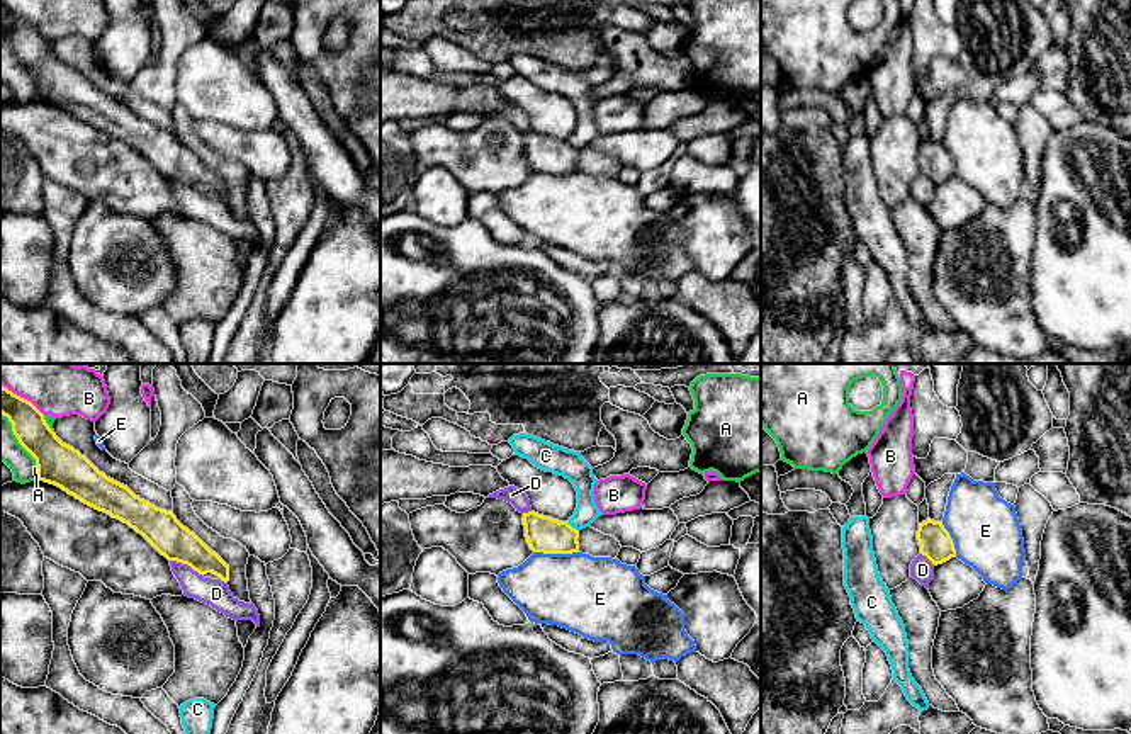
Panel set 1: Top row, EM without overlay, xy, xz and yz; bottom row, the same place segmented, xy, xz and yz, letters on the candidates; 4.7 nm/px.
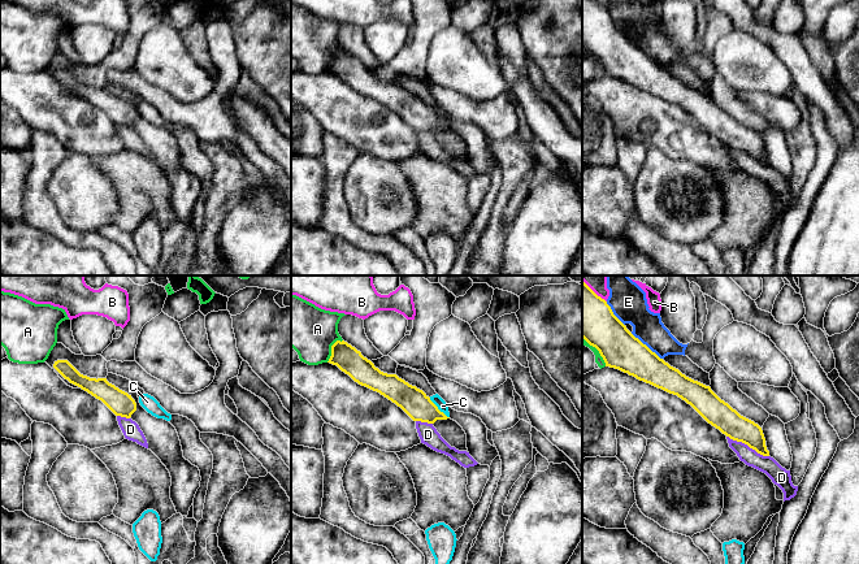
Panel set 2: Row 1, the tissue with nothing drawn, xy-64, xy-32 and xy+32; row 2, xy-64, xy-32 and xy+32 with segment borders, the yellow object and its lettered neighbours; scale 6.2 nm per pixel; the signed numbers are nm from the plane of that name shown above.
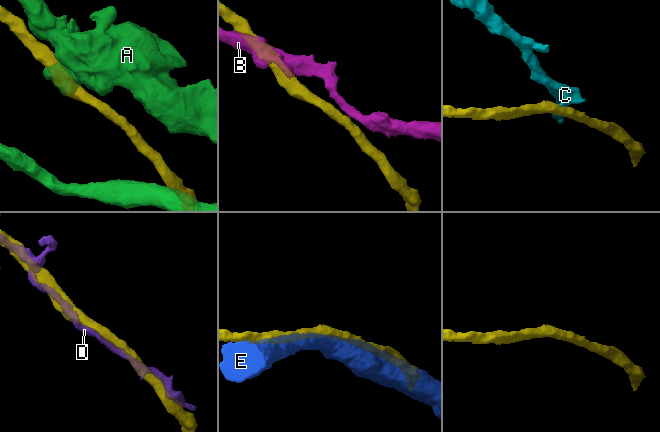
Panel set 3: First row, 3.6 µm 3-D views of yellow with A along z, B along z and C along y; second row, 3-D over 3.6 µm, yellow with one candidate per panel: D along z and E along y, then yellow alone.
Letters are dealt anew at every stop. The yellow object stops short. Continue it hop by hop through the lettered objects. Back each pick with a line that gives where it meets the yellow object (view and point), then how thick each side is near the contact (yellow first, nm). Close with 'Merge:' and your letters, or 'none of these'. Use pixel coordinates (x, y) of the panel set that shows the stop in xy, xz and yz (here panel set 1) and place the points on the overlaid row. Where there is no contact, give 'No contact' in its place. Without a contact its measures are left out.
Merge: none of these

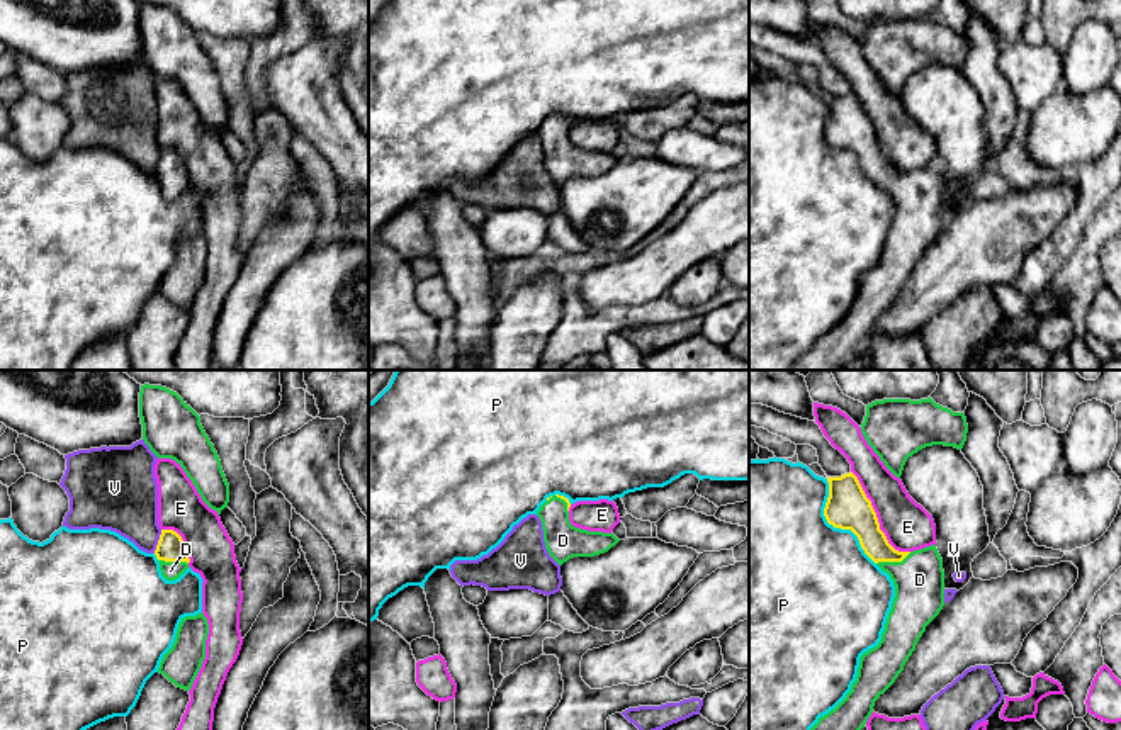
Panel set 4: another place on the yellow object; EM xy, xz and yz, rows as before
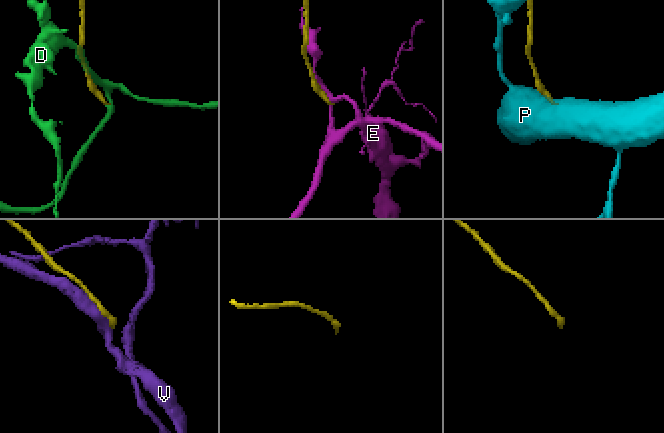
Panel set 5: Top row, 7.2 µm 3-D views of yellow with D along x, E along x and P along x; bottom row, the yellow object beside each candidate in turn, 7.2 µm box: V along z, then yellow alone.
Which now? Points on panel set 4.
D: Touches yellow at yz (894, 561). Thickness 150 nm (yellow) against 240 nm
Merge: D

